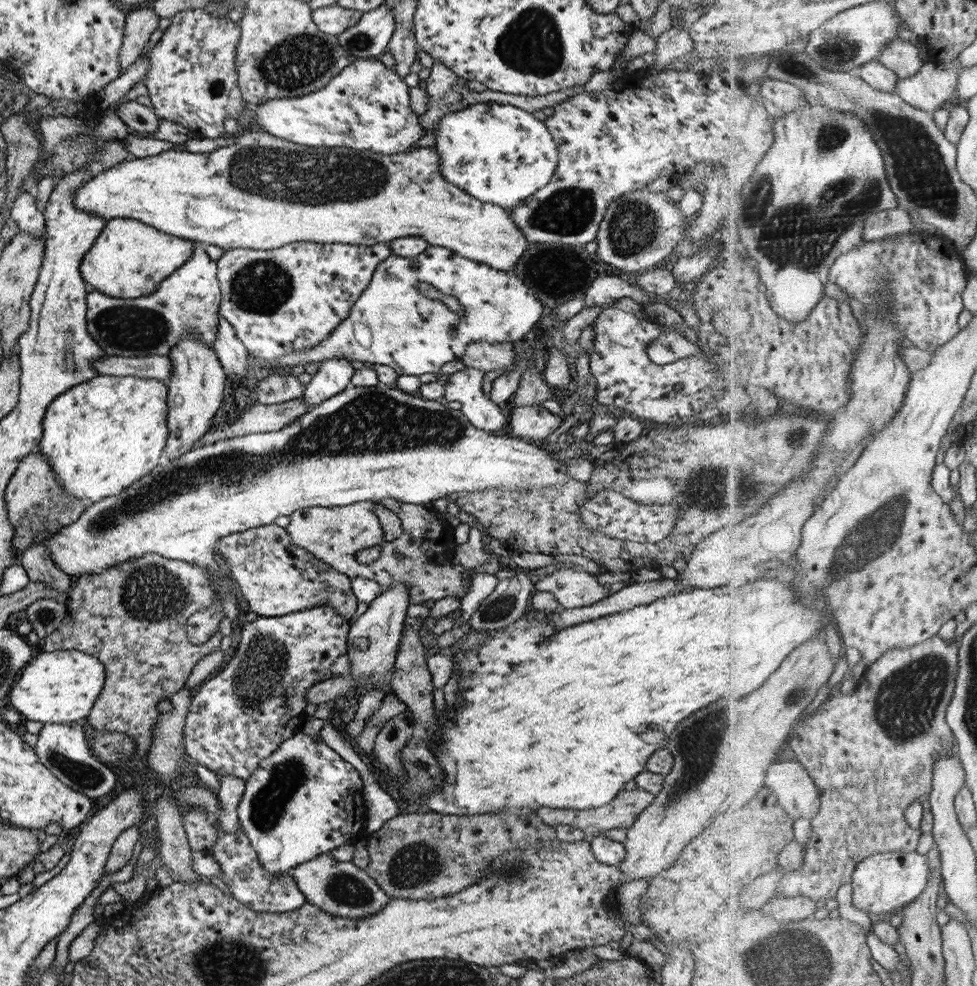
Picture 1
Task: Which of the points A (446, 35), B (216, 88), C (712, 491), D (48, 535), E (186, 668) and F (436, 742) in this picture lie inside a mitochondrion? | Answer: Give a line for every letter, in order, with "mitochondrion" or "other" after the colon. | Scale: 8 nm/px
A: other
B: mitochondrion
C: mitochondrion
D: other
E: other
F: other

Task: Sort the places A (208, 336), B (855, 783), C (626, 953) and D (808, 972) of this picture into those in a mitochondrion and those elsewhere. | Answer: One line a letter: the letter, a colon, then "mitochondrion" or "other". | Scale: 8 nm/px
A: other
B: other
C: other
D: mitochondrion

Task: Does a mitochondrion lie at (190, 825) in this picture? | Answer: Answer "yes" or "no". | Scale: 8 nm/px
no

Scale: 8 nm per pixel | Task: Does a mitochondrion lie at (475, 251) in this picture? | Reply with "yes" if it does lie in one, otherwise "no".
no

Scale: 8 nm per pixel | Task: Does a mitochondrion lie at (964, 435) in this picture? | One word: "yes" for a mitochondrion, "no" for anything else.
no

